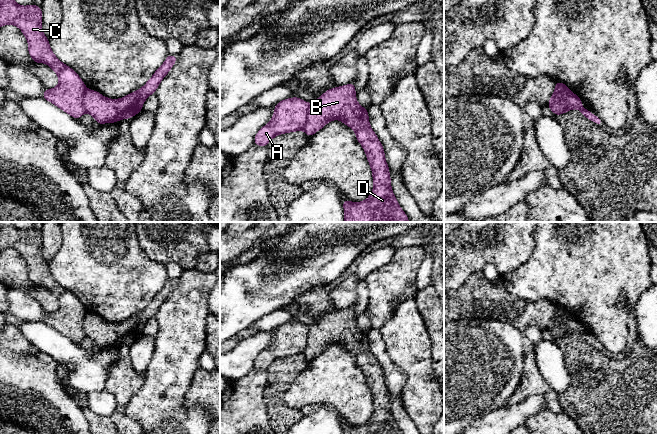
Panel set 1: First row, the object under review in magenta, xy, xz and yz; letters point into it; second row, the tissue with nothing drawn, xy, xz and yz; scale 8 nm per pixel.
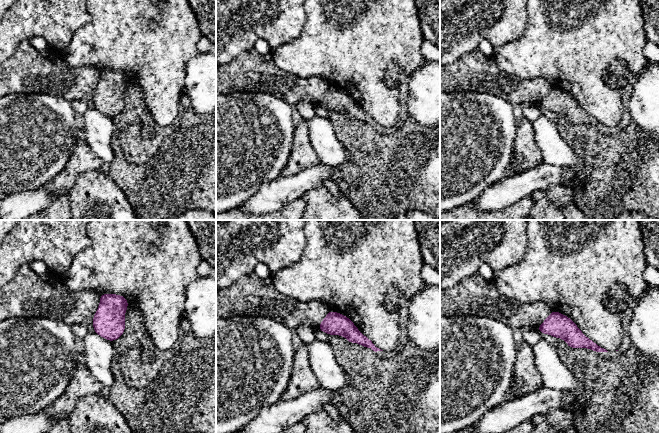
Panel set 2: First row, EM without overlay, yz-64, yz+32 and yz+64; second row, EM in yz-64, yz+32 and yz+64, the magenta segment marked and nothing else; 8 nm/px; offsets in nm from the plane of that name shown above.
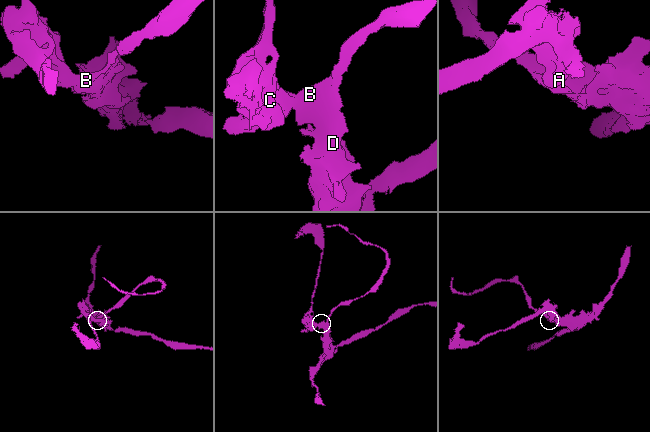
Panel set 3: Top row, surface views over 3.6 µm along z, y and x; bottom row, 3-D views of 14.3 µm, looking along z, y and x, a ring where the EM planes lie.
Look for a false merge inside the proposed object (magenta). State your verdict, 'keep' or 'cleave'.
cleave

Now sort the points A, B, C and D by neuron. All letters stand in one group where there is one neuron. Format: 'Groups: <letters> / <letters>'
Groups: A C / B D

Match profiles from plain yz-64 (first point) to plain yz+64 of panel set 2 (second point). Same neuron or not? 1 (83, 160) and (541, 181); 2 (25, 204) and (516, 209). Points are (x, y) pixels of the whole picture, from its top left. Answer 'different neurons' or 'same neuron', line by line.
1: different neurons
2: different neurons

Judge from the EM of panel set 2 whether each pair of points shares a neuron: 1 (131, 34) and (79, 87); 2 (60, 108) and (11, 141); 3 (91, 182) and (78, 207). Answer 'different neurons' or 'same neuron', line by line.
1: different neurons
2: same neuron
3: same neuron

